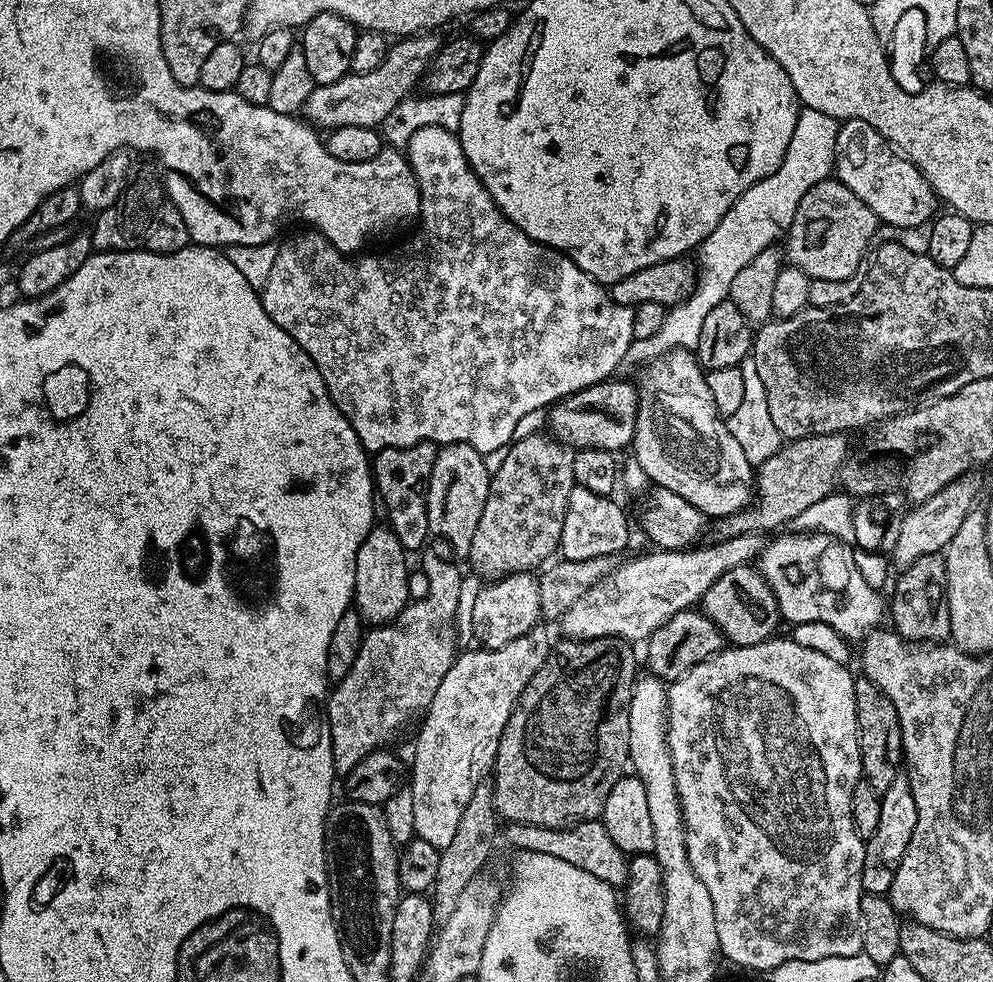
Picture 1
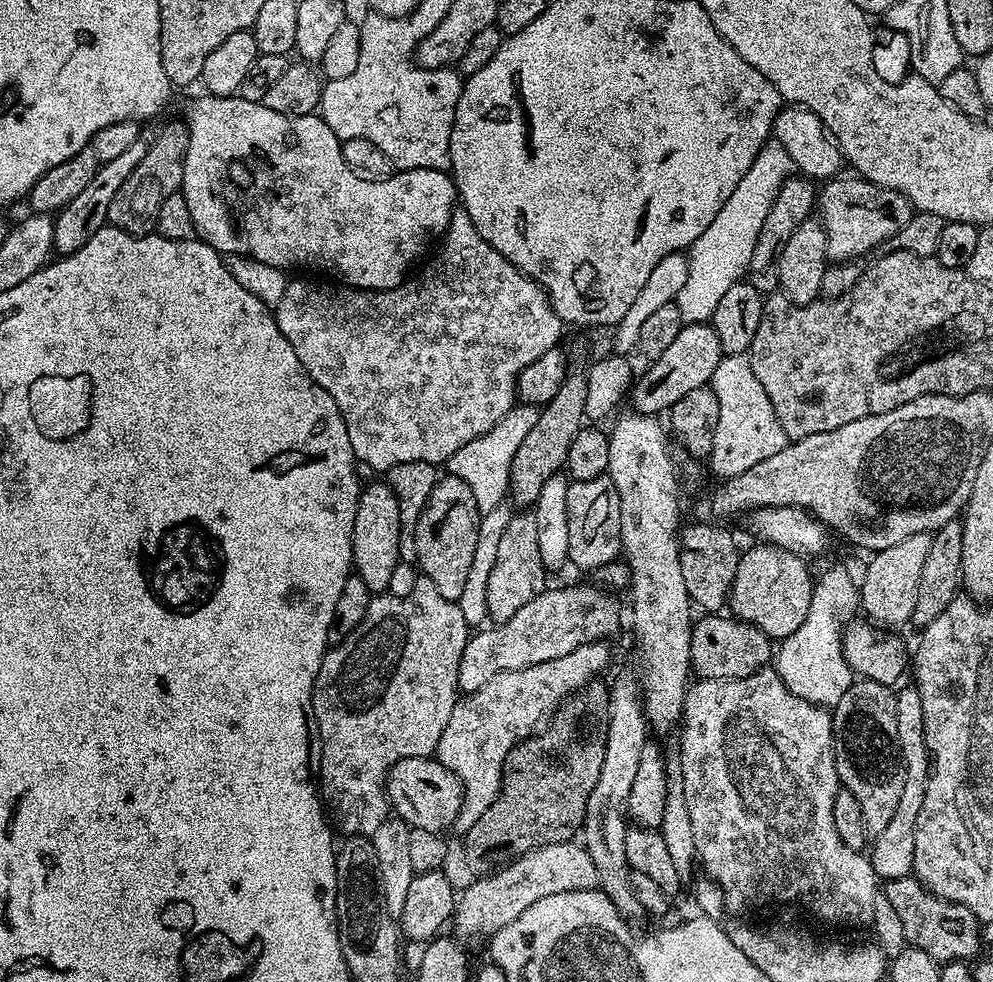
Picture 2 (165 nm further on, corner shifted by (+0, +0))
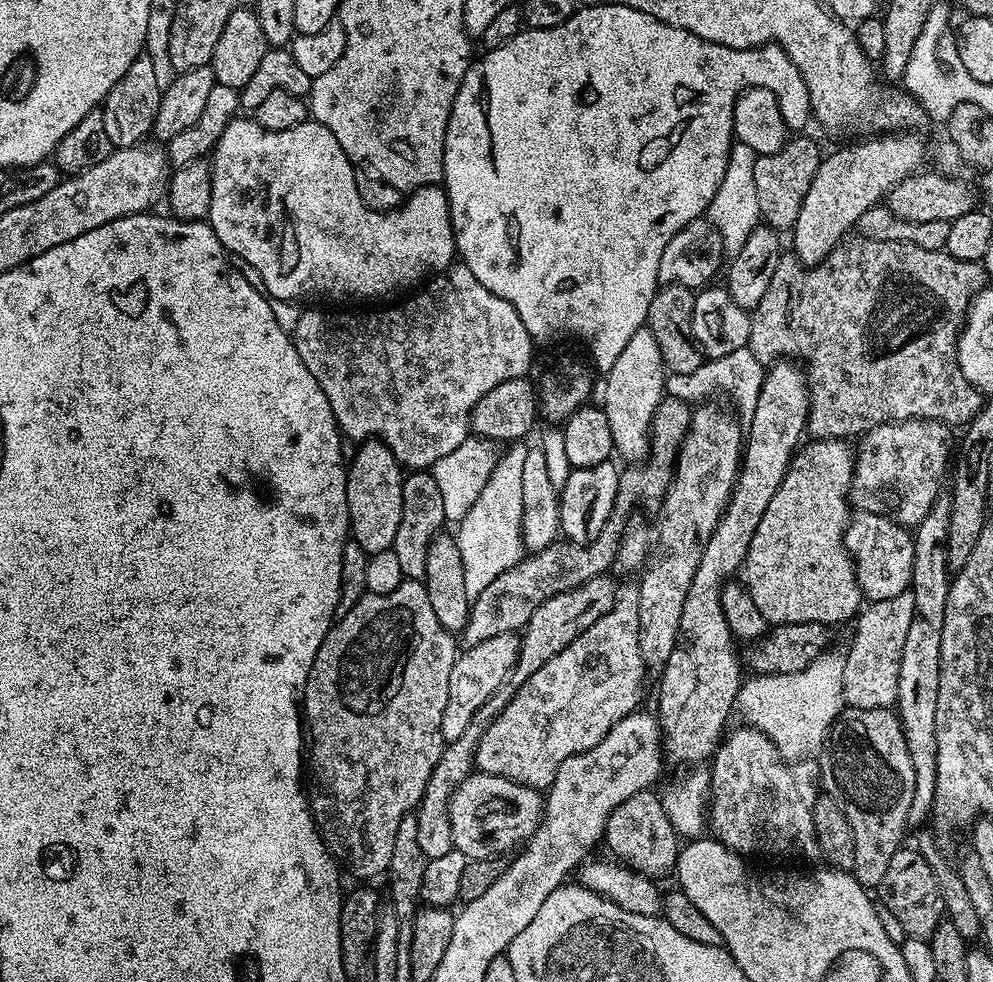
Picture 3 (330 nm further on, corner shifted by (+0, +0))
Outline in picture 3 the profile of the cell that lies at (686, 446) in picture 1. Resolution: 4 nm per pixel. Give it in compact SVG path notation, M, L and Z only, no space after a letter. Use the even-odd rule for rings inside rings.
M859 510L851 513L844 531L844 548L856 568L858 586L865 601L898 598L898 594L911 589L914 570L912 538L913 533L909 529L895 524L890 518L882 518L878 514Z

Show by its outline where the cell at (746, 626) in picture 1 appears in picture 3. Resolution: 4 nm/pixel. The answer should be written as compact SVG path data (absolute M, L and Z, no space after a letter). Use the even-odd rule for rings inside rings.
M847 439L812 440L805 443L788 463L788 473L784 475L782 486L778 486L774 498L770 498L770 506L766 506L762 522L758 522L754 538L750 538L742 569L742 583L754 606L758 606L758 614L762 614L769 625L833 626L832 624L840 624L843 620L851 621L861 611L862 593L858 586L856 568L844 548L844 531L850 519L850 489L855 464L854 448Z

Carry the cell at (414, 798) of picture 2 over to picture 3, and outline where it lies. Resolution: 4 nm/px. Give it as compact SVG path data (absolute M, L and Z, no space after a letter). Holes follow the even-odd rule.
M473 771L448 799L455 851L462 853L469 861L495 861L498 856L507 857L515 853L538 830L544 817L544 802L545 797L535 788L522 786L510 778Z

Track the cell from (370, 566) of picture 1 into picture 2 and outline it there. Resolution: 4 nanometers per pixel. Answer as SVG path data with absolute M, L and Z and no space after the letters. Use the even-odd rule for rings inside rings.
M387 482L365 483L360 489L360 505L354 518L352 531L352 567L355 575L366 582L368 591L373 594L388 592L393 571L401 562L398 550L400 533L400 511L394 490Z

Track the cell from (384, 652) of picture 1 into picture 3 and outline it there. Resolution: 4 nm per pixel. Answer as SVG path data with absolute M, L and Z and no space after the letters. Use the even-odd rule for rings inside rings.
M404 578L393 593L379 596L368 592L364 595L345 616L339 617L333 623L322 646L318 646L314 666L310 666L310 674L306 678L306 686L302 693L302 716L306 721L307 735L310 737L310 752L312 748L310 807L317 829L324 837L325 846L345 869L348 867L356 876L382 875L383 877L389 871L395 835L402 823L402 818L419 809L420 799L424 797L426 790L426 782L430 782L430 774L434 774L434 766L438 766L442 758L446 741L442 738L440 727L442 713L446 711L446 698L450 694L450 670L454 670L454 662L458 655L456 640L457 637L444 629L442 622L438 622L438 617L434 615L434 609L430 606L430 594L423 583Z

